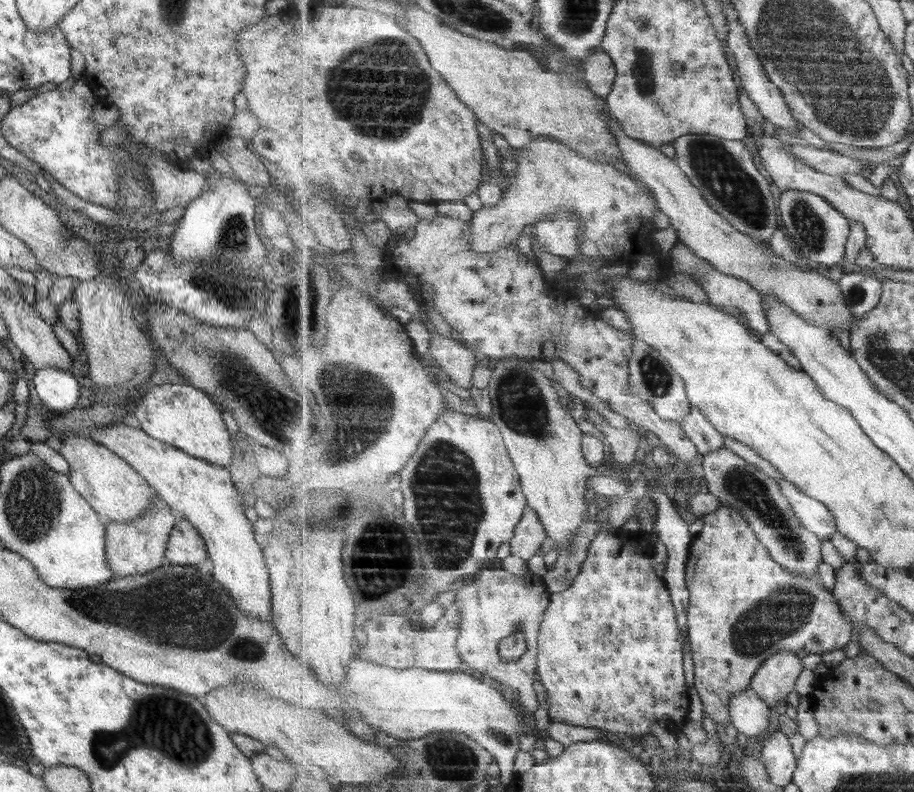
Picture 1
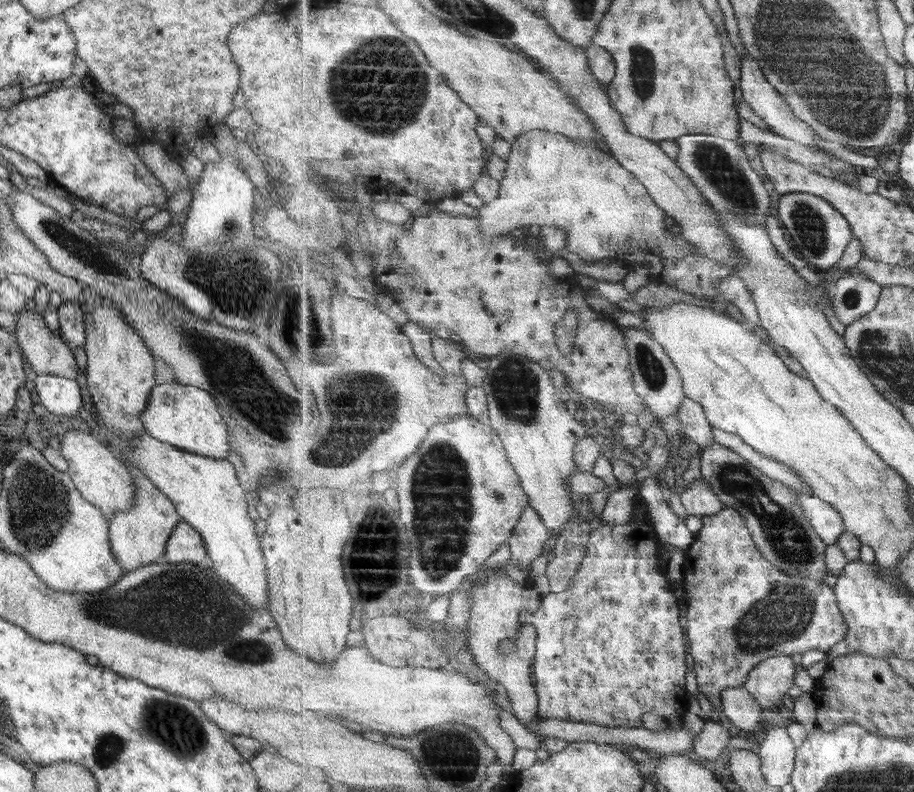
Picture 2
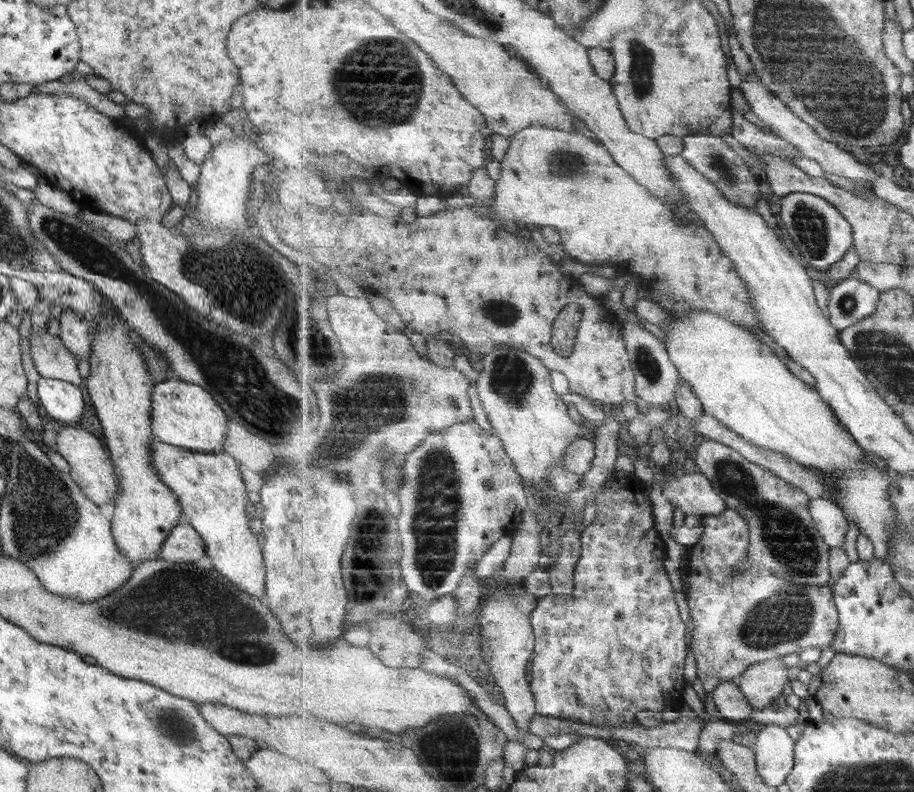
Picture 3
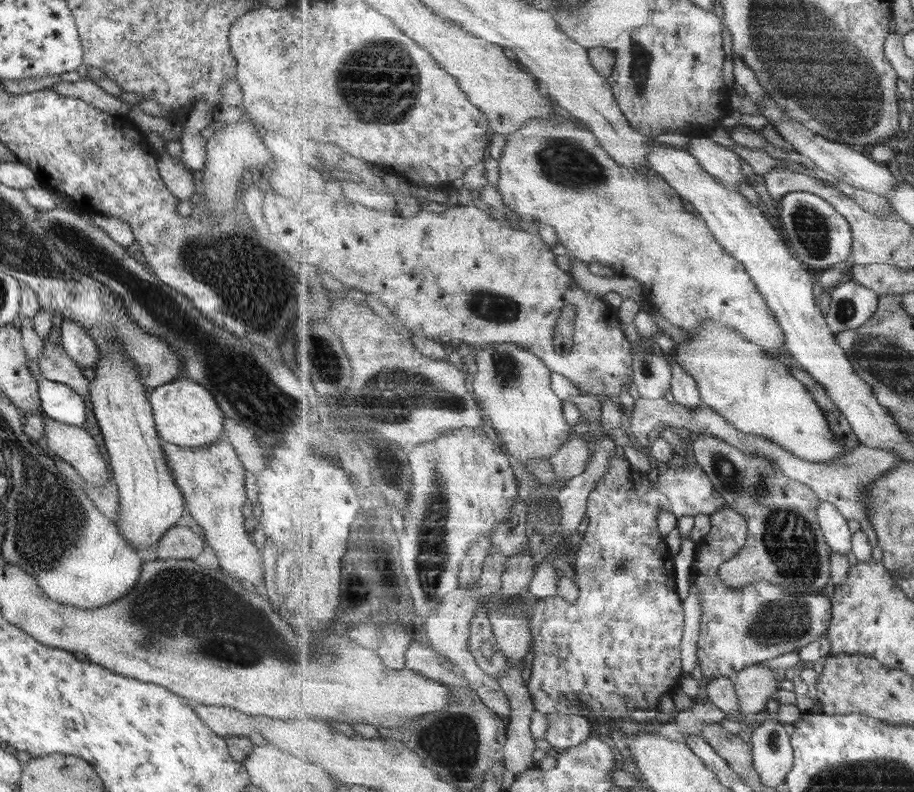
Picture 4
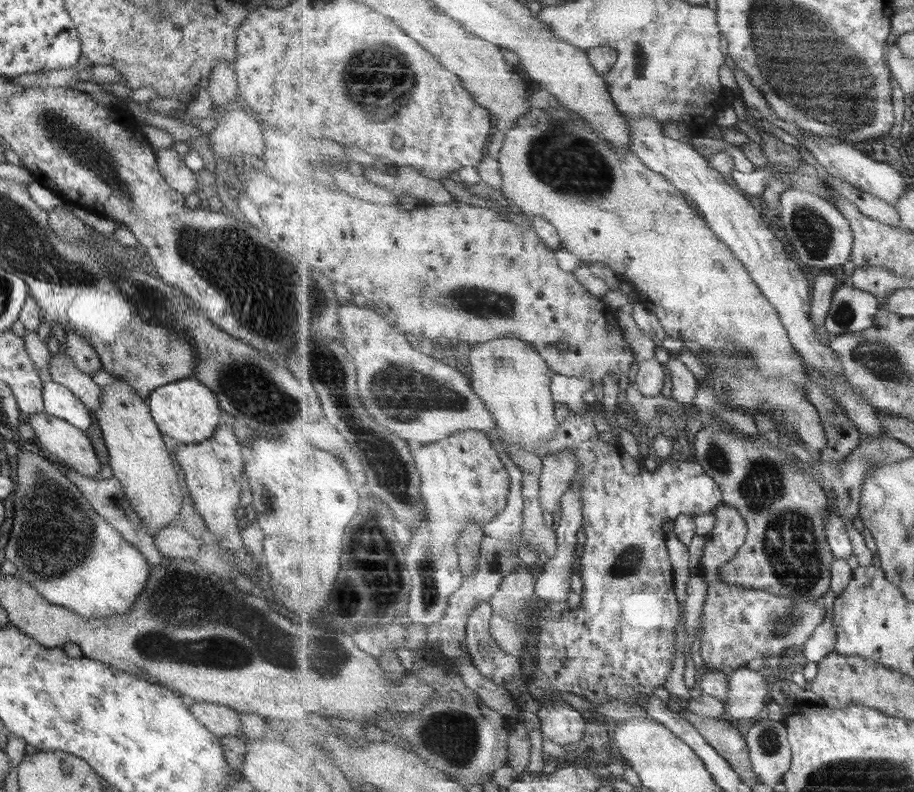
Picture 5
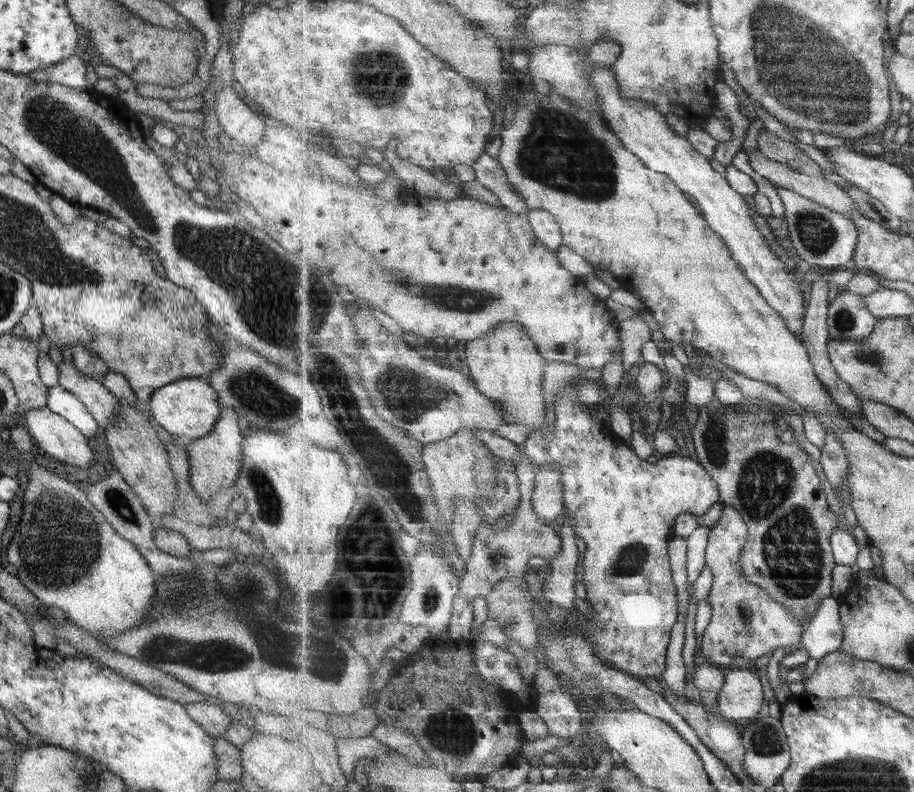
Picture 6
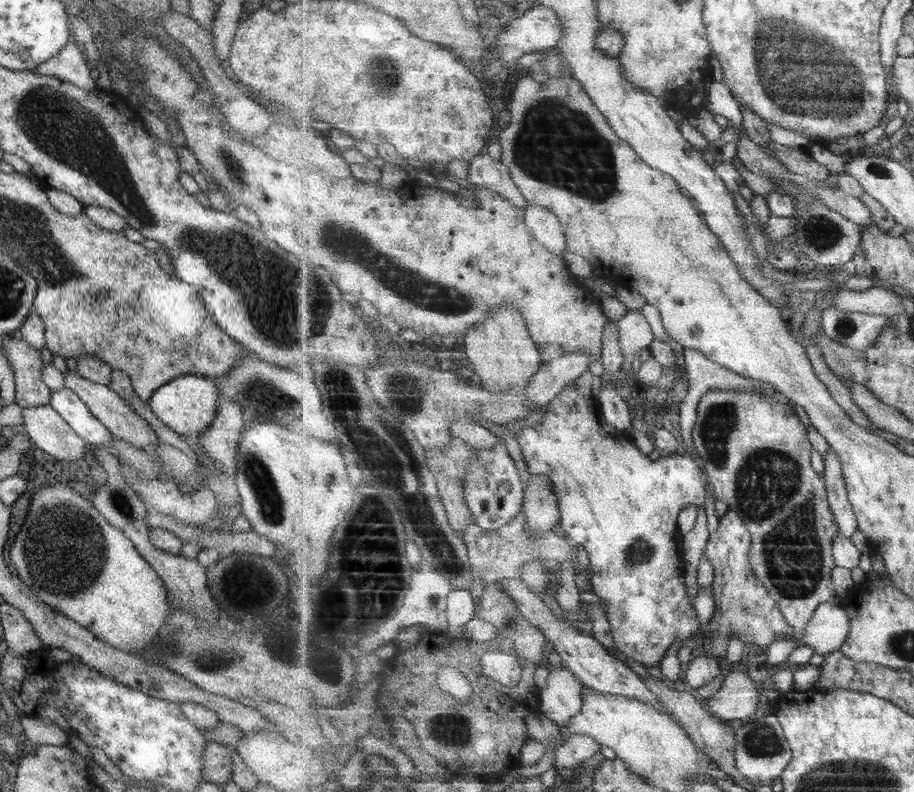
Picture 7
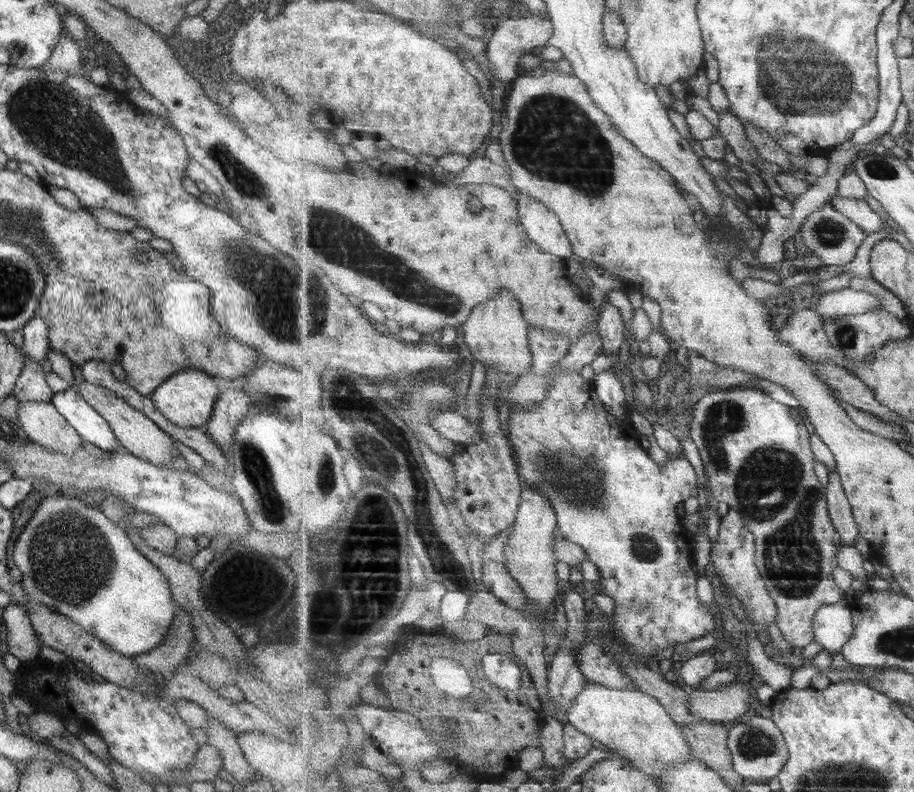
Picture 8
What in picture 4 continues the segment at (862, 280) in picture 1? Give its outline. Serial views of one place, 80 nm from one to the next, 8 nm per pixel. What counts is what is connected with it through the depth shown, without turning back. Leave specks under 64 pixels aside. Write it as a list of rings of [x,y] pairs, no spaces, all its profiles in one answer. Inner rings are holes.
[[[853,280],[842,283],[831,292],[831,304],[826,312],[826,318],[835,334],[847,329],[854,329],[863,326],[877,312],[879,295]]]

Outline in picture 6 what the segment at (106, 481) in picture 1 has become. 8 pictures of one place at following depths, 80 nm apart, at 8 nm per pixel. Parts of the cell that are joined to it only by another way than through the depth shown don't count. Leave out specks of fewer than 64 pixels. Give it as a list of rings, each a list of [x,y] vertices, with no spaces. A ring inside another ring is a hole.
[[[46,406],[25,412],[25,424],[41,454],[49,454],[83,470],[92,465],[93,454],[87,438]]]

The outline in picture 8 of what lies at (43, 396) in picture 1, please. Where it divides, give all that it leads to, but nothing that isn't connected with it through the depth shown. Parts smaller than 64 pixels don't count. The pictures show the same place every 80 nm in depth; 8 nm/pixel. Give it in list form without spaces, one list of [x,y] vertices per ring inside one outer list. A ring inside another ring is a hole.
[[[74,388],[52,393],[50,403],[83,441],[109,453],[116,447],[116,438],[105,420]]]

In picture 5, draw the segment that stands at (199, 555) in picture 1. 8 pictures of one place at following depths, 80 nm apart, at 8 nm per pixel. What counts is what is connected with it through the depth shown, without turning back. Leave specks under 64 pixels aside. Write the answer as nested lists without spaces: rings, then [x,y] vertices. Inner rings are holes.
[[[167,526],[154,535],[155,548],[164,558],[191,558],[199,552],[199,539],[189,536],[181,526]]]

